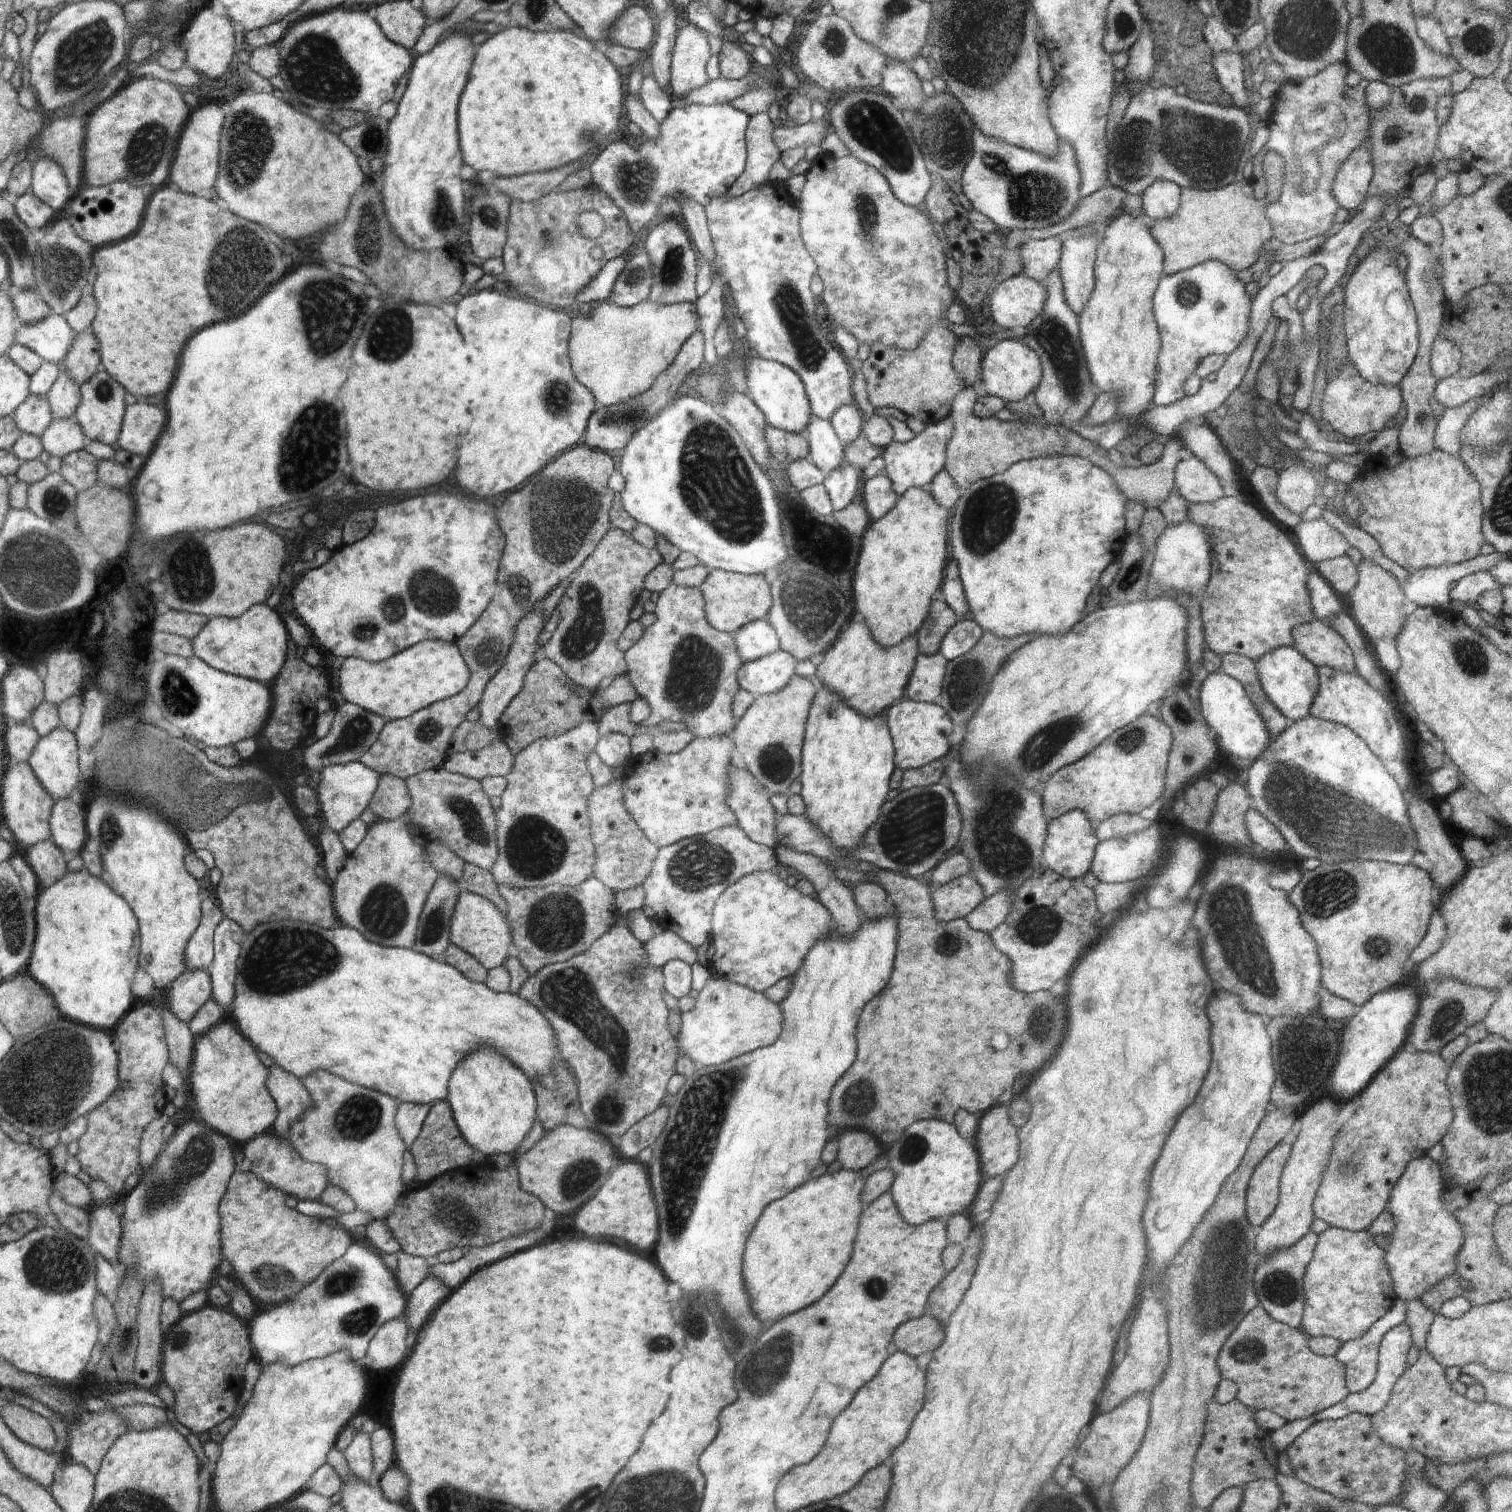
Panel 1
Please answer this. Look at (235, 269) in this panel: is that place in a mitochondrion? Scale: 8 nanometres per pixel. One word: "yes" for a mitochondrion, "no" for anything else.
yes

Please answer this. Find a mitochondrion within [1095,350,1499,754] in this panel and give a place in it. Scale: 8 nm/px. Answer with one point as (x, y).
(1470, 654)

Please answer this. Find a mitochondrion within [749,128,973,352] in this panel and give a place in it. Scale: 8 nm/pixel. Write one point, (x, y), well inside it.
(866, 206)

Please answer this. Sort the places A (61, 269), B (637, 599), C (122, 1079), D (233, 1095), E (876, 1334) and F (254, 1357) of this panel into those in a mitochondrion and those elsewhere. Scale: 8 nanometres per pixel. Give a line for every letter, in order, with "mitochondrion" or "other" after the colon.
A: mitochondrion
B: other
C: other
D: other
E: other
F: other

